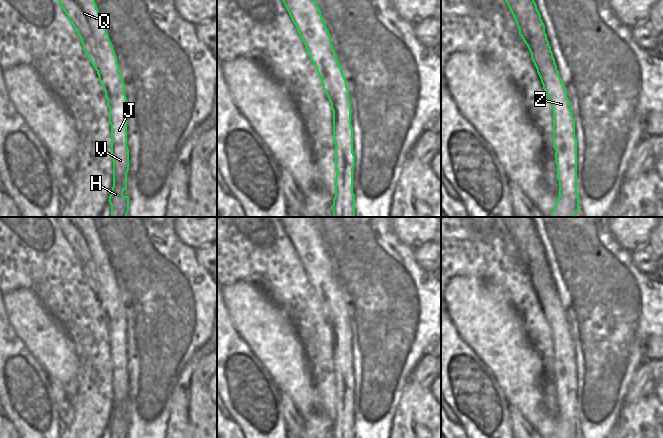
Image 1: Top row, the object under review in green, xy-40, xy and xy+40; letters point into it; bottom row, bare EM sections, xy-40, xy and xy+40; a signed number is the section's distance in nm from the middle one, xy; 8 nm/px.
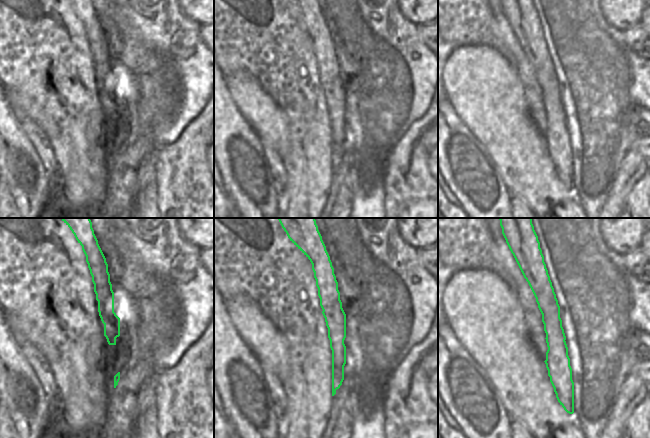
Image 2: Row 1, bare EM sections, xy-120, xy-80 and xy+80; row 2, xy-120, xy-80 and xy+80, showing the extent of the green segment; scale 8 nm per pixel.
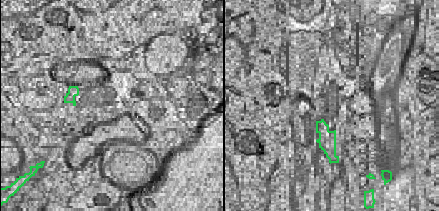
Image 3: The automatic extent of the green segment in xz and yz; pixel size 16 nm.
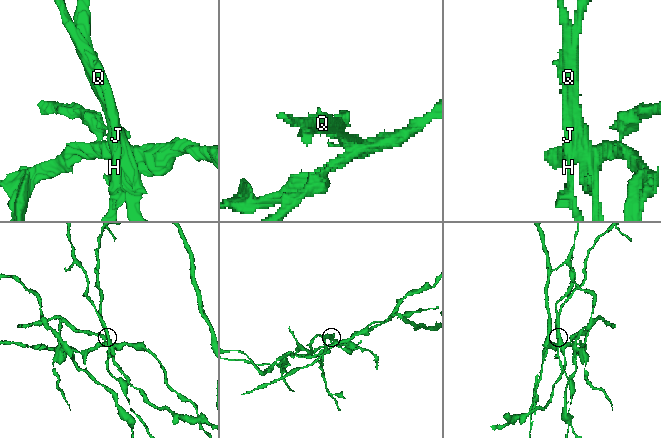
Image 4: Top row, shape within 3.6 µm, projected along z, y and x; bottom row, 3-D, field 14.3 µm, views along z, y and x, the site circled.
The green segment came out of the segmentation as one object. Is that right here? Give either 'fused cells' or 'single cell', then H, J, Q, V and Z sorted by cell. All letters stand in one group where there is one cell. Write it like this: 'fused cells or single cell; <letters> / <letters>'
fused cells; H J Q V / Z

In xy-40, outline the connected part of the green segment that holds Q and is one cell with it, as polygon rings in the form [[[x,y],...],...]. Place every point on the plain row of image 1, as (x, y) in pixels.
[[[55,217],[55,219],[79,259],[83,273],[97,298],[102,299],[104,294],[111,297],[111,307],[102,308],[105,316],[117,317],[117,327],[109,332],[109,344],[115,345],[115,375],[111,376],[113,411],[108,425],[111,429],[111,438],[127,438],[129,420],[123,419],[123,415],[127,414],[129,395],[127,321],[117,281],[93,217]]]

